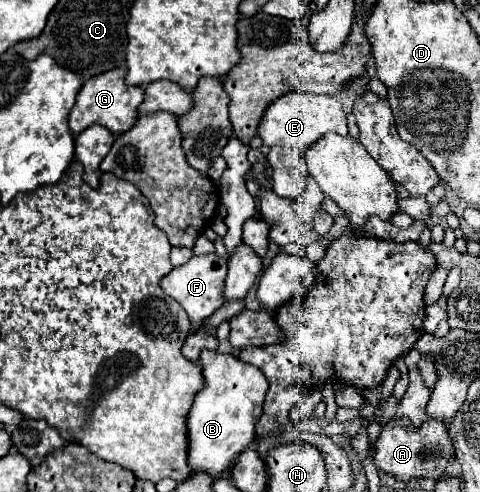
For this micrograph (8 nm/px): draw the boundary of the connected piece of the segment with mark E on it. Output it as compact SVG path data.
M286 93L284 97L276 99L270 109L264 113L258 135L262 137L264 145L270 147L270 167L272 167L272 187L274 193L280 197L300 199L306 191L306 149L322 139L326 133L338 133L342 137L348 135L346 127L346 111L336 97L328 95L306 95L306 93Z

